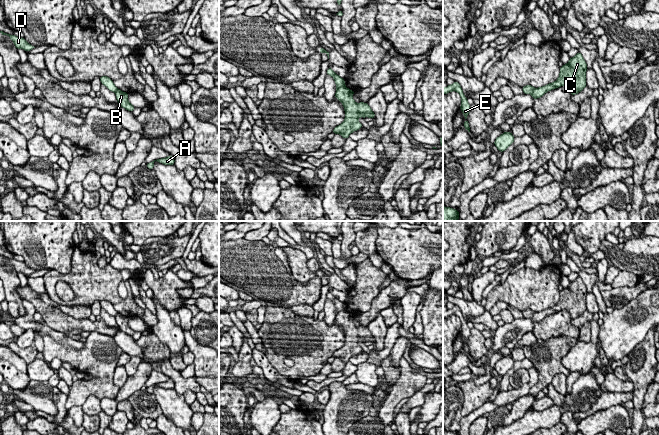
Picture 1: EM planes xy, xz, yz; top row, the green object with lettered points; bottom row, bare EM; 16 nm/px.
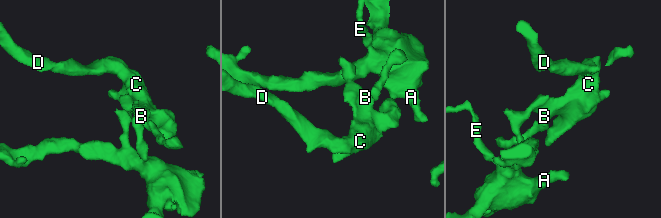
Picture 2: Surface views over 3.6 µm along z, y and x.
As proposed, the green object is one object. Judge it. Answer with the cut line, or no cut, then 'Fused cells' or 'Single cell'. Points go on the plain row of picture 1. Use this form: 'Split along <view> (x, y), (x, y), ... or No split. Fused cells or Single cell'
Split along xz (344, 308), (337, 313). Fused cells

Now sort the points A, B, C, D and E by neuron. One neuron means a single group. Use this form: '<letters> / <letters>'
A E / B C D

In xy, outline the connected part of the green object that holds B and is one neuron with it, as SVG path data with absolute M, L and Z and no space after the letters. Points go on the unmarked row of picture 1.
M118 313L115 316L115 319L120 331L123 331L130 336L134 334L135 331L128 325L128 319L129 319L128 317Z

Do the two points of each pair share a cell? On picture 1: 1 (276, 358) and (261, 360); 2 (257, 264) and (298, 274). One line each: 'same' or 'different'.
1: different
2: different

